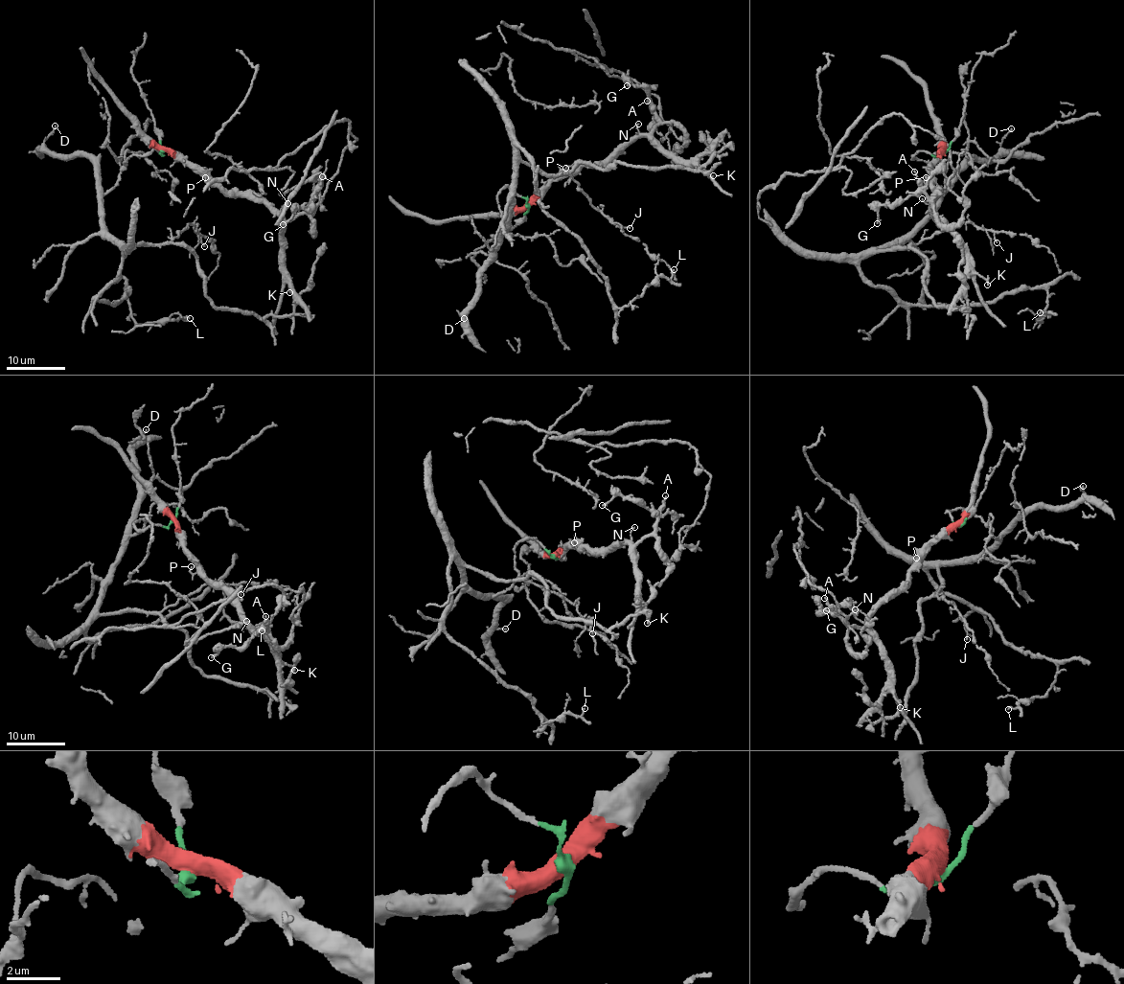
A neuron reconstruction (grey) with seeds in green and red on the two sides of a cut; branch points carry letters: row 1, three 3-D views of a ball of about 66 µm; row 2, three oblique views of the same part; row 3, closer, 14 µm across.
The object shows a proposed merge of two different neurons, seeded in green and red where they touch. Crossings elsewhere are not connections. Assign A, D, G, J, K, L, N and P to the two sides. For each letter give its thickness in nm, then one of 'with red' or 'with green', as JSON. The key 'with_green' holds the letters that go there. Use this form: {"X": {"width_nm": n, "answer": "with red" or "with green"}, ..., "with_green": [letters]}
{"A": {"width_nm": 150, "answer": "with red"}, "D": {"width_nm": 140, "answer": "with green"}, "G": {"width_nm": 190, "answer": "with red"}, "J": {"width_nm": 120, "answer": "with green"}, "K": {"width_nm": 130, "answer": "with red"}, "L": {"width_nm": 150, "answer": "with green"}, "N": {"width_nm": 130, "answer": "with red"}, "P": {"width_nm": 120, "answer": "with red"}, "with_green": ["D", "J", "L"]}

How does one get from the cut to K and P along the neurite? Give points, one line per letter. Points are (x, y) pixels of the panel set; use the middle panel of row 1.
K: (527, 206), (555, 179), (602, 162), (640, 135), (647, 135), (713, 175)
P: (527, 206), (542, 189), (573, 168), (565, 168)

